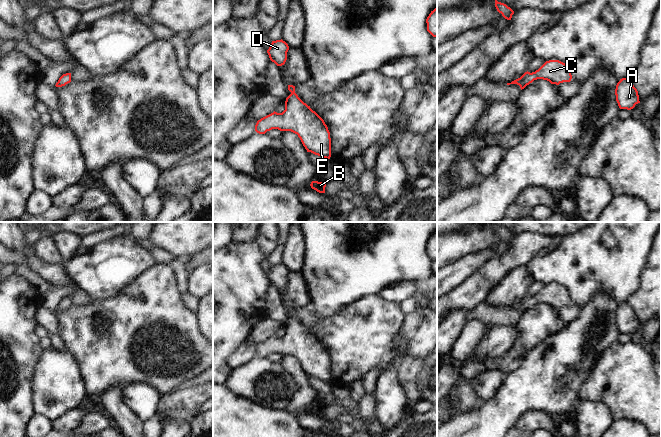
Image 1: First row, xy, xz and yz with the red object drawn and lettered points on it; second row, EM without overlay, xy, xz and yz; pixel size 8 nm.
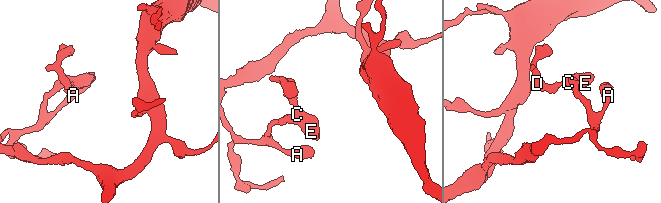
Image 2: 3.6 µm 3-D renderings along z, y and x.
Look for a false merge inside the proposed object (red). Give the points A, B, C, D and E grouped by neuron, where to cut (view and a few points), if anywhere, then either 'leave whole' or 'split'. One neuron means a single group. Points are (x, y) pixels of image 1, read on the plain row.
A B C D E | no cut | leave whole

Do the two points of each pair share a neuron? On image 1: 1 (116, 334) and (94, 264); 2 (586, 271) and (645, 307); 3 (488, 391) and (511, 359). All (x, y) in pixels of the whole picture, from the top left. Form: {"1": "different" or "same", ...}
{"1": "different", "2": "different", "3": "different"}

